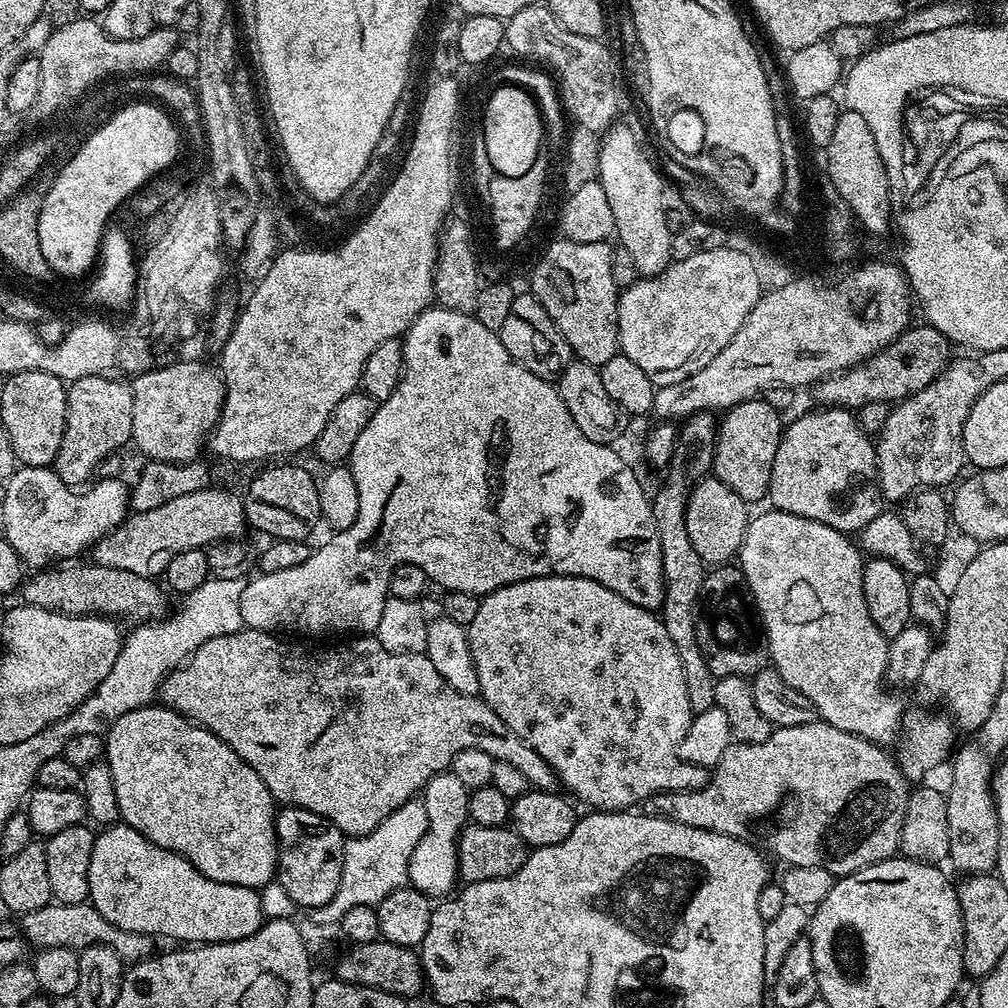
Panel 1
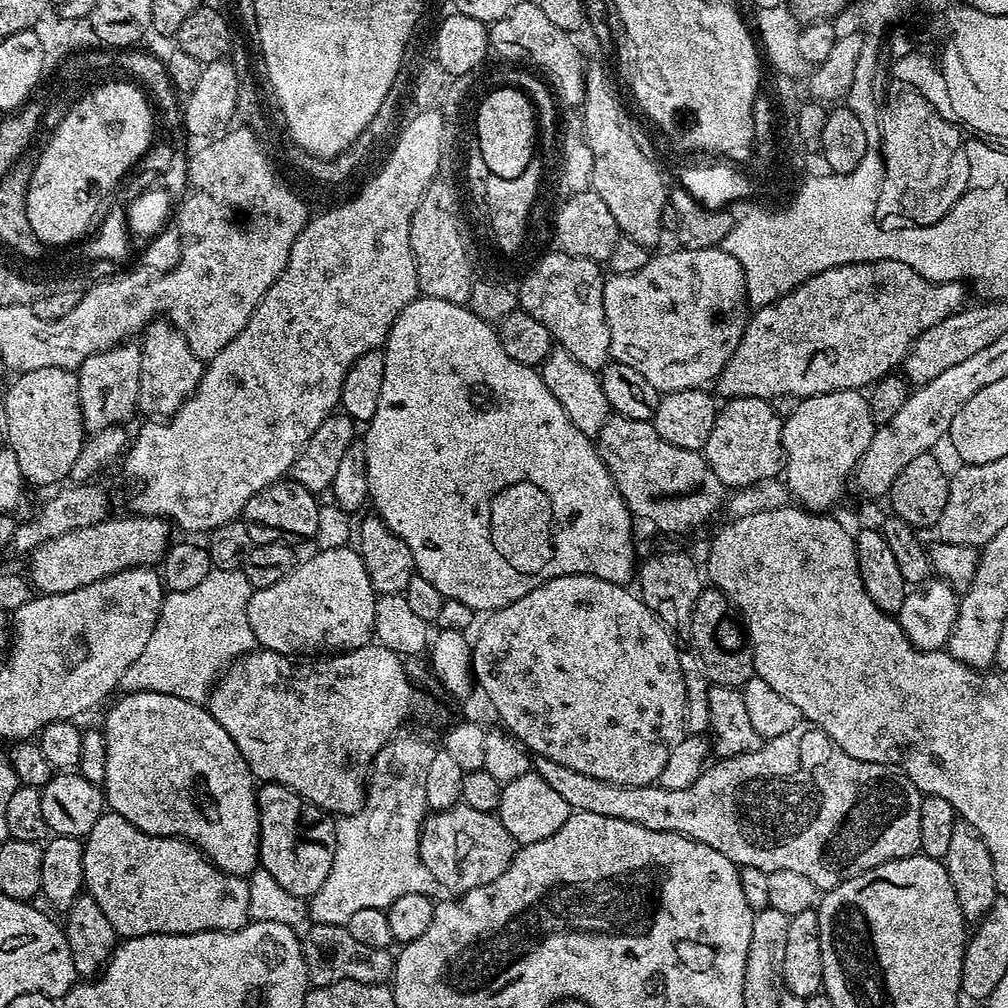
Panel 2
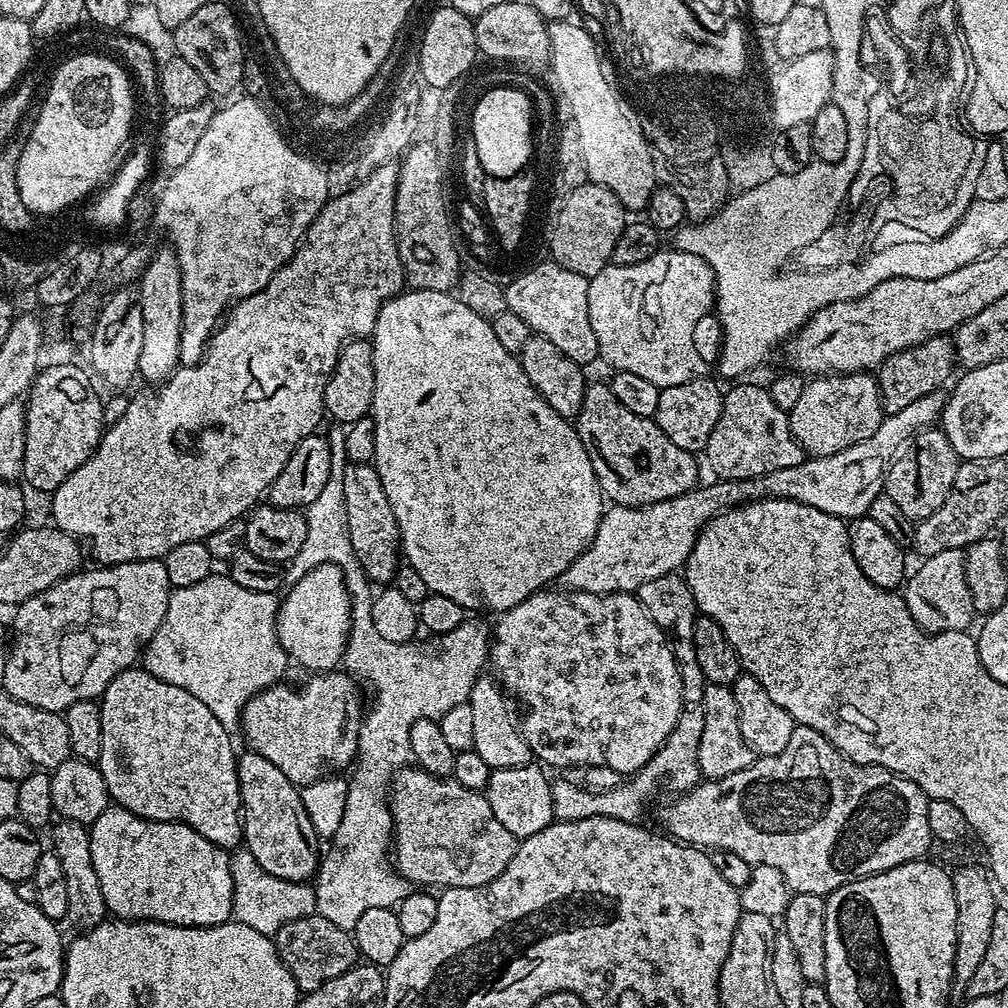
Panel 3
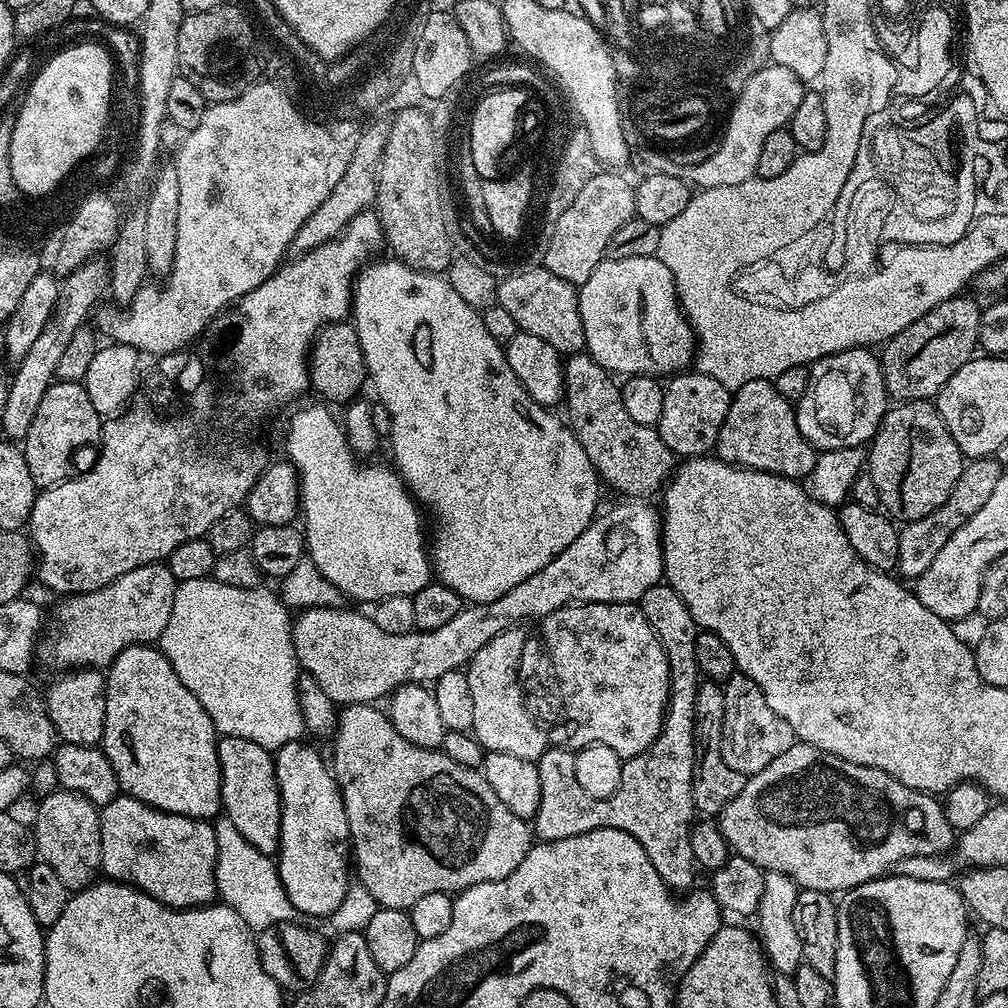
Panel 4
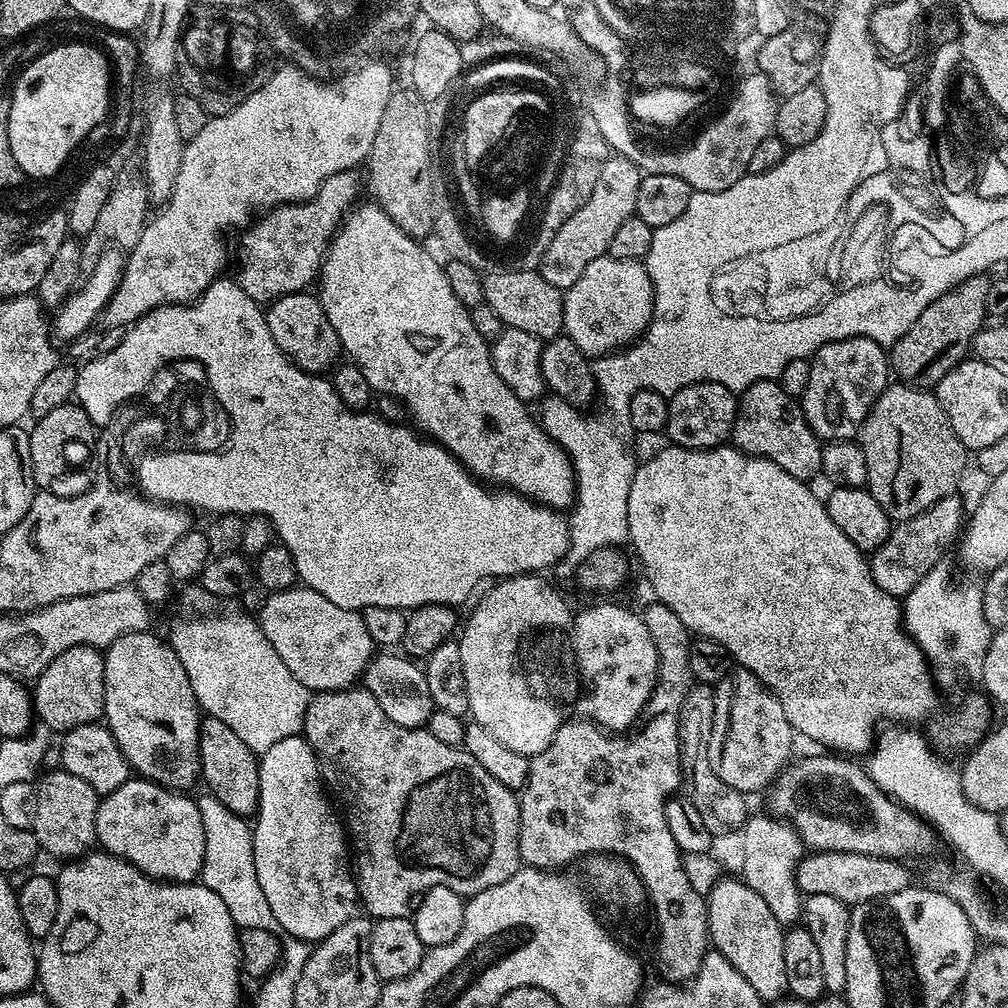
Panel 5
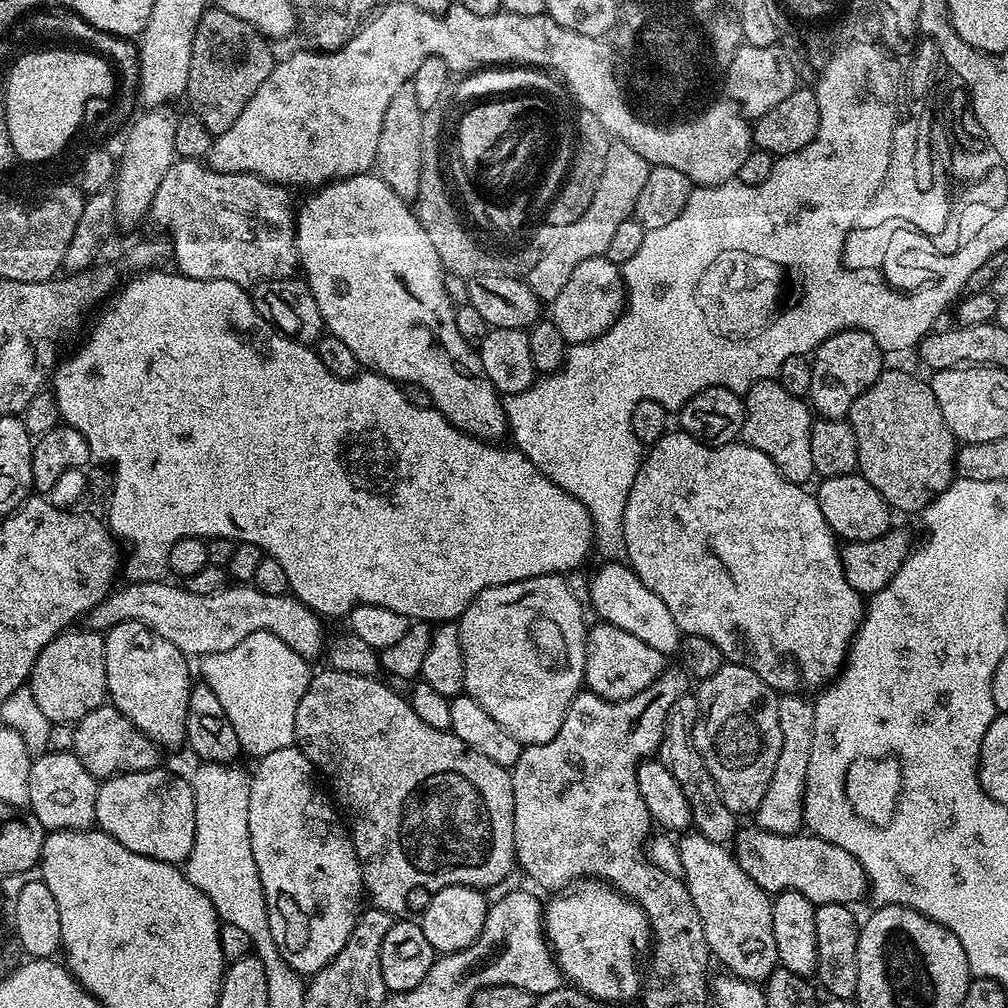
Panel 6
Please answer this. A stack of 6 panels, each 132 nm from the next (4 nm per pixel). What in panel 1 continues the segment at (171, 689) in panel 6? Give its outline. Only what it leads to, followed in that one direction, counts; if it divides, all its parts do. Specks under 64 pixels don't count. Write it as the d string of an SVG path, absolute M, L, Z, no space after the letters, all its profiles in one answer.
M163 706L135 708L126 714L122 714L122 718L118 718L118 722L114 722L114 726L108 729L106 733L106 763L114 774L114 794L118 794L120 820L134 830L138 830L138 834L142 834L150 842L154 842L158 846L186 858L199 872L206 874L206 878L210 878L214 882L226 882L234 886L246 886L247 888L259 890L264 885L273 883L277 879L277 801L274 799L271 790L266 786L266 782L262 782L262 778L258 778L258 774L254 769L238 753L230 750L230 746L226 746L226 742L219 740L213 732L206 730L201 724L192 723L185 716L178 715L173 708Z

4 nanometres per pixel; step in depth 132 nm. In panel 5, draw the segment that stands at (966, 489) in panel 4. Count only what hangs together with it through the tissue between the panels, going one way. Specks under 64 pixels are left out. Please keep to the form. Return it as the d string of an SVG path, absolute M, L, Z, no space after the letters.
M953 494L934 502L928 512L918 514L912 520L901 520L893 527L888 540L877 548L870 556L870 567L874 582L886 590L886 594L903 598L930 574L941 563L940 560L948 552L952 543L959 541L962 529L966 524L966 508L959 500L959 495Z

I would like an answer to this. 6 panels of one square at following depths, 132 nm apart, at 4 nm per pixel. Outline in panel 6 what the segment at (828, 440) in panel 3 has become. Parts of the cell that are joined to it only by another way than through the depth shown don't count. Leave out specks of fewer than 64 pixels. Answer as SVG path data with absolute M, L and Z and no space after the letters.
M848 328L844 332L835 332L826 342L822 342L811 357L812 391L810 404L825 420L843 420L850 406L885 371L885 353L880 351L878 342L857 328Z

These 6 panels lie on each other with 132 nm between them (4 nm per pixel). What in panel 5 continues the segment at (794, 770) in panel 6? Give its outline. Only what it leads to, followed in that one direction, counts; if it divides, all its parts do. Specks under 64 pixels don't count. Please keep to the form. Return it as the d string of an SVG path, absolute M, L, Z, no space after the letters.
M749 815L740 836L740 872L744 884L756 894L762 894L766 906L778 922L792 926L802 916L802 893L796 884L796 865L804 859L806 849L800 835L789 821L768 816Z

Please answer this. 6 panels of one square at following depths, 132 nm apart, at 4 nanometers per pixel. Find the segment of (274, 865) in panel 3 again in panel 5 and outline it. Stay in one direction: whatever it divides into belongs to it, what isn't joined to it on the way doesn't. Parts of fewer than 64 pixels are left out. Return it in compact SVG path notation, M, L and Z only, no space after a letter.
M205 715L200 722L200 775L203 783L208 783L207 791L211 796L218 798L218 802L222 802L222 806L226 806L228 810L234 810L234 814L245 818L255 817L260 793L258 790L259 773L260 762L257 753L252 752L250 746L246 746L246 742L242 742L242 738L238 738L238 734L230 730L230 726L226 726L226 722Z

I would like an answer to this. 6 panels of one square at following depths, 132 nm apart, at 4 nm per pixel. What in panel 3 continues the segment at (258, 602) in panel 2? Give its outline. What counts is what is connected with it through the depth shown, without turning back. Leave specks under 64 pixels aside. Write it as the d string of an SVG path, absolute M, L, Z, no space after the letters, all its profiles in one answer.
M334 564L320 565L287 591L283 593L276 610L276 633L282 642L282 650L286 650L293 665L301 664L309 668L309 673L333 671L344 659L351 622L351 598L342 570Z

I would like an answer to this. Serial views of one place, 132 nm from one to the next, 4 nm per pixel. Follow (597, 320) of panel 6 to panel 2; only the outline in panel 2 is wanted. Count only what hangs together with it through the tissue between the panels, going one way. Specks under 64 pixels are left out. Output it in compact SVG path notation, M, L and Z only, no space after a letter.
M677 247L676 252L653 255L634 274L609 275L604 282L602 306L606 310L606 326L610 326L610 357L622 366L638 370L650 386L662 394L676 394L687 388L700 388L717 379L721 370L730 362L738 342L744 340L746 323L746 297L744 271L723 247L690 250Z

